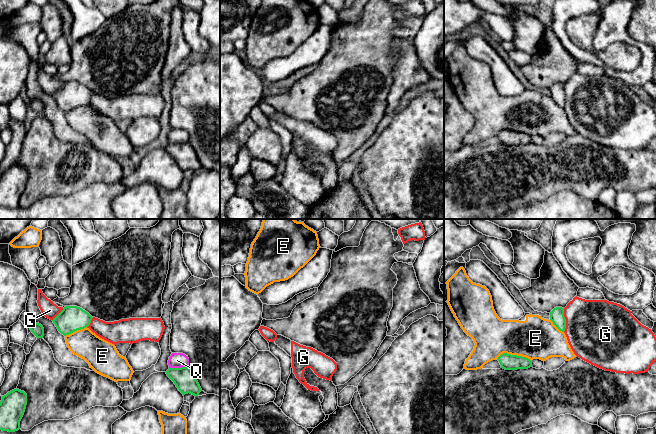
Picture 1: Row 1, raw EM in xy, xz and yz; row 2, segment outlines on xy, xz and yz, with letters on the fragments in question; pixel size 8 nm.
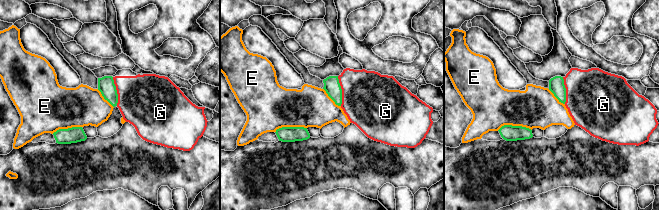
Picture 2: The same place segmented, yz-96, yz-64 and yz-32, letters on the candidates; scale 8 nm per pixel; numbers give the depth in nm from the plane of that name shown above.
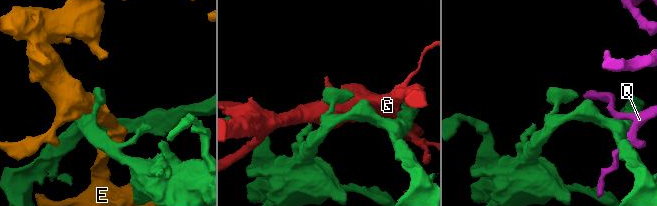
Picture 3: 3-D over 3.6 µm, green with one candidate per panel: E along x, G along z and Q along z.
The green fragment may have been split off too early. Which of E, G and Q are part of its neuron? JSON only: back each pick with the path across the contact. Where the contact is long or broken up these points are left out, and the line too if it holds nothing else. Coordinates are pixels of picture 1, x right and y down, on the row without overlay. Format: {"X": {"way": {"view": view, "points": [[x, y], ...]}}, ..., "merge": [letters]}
{"merge": []}

